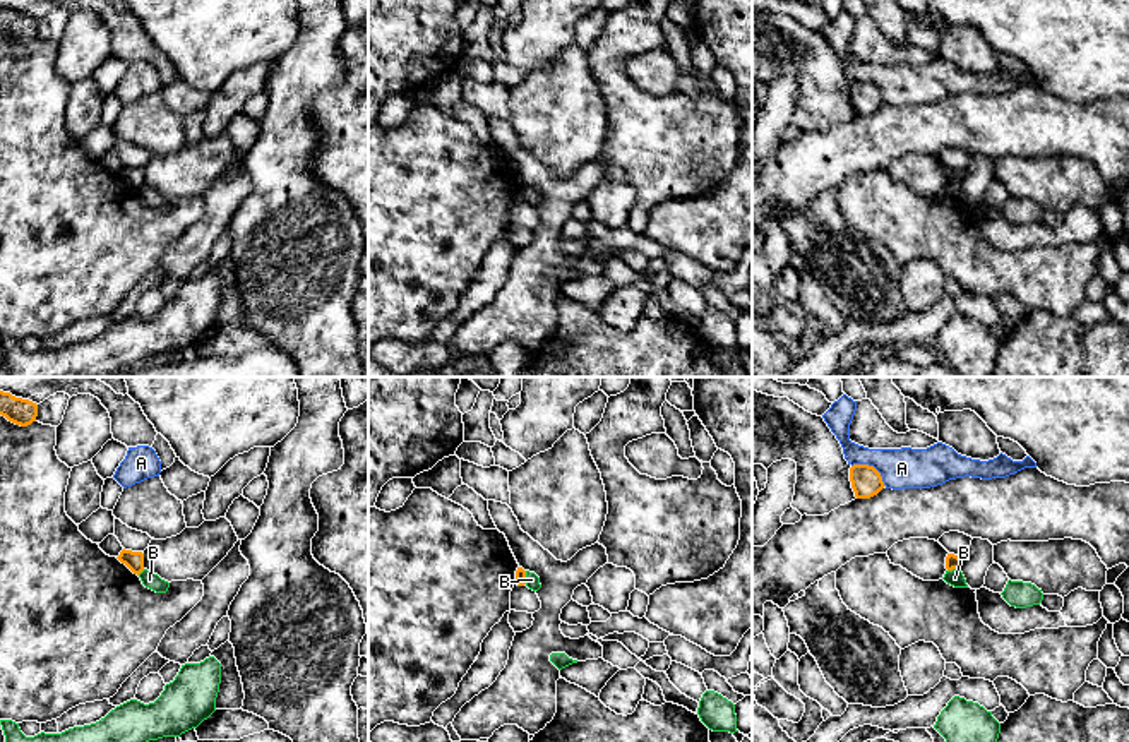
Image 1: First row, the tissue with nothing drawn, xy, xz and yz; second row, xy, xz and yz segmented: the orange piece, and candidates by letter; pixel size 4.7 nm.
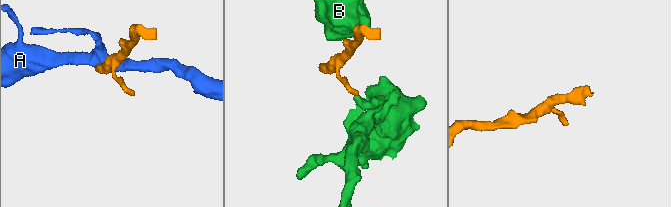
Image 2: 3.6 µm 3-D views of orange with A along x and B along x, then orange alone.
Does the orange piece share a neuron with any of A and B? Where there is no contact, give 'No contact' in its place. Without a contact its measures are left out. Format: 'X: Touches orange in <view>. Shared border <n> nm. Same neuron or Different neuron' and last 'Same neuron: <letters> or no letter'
A: Touches orange in yz. Shared border 190 nm. Different neuron
B: Touches orange in yz. Shared border 70 nm. Different neuron
Same neuron: no letter

